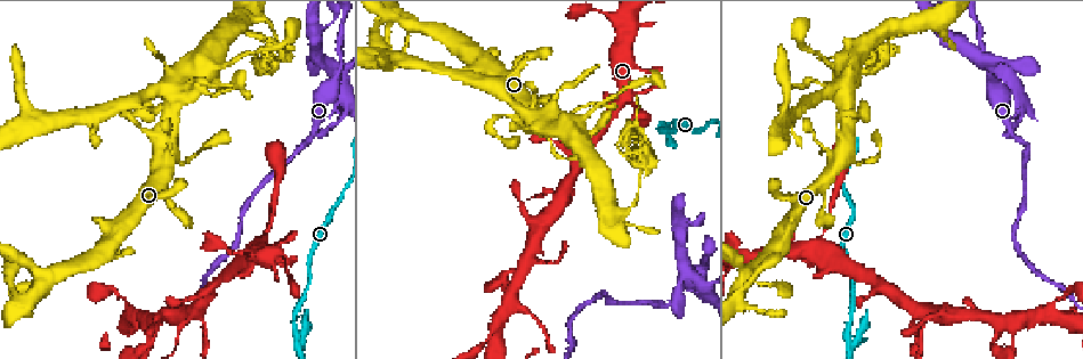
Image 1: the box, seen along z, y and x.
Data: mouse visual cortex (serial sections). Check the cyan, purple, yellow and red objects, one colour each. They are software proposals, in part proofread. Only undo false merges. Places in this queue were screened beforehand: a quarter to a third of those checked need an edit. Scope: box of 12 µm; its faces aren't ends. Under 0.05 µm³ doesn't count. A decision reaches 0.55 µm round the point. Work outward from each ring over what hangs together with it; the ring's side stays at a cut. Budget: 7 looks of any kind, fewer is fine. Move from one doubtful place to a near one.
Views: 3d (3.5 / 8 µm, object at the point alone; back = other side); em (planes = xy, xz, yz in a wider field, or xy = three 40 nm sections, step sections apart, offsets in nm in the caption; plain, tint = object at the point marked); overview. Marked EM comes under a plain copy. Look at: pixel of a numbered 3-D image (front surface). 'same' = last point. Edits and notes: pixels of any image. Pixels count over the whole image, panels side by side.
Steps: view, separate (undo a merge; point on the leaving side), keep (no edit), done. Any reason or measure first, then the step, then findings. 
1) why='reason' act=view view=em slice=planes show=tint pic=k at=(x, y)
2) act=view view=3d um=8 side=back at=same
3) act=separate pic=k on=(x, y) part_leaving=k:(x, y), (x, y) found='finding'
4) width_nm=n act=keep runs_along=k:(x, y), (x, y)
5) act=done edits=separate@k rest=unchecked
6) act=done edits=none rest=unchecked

why='sharp bend' act=view view=3d um=3.5 pic=1 at=(621, 214)

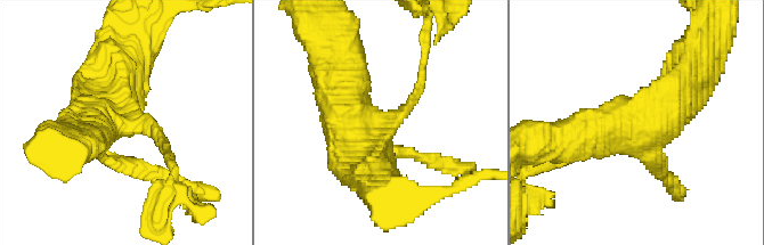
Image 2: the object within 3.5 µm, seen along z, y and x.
why='now the EM' act=view view=em slice=xy step=3 show=tint pic=2 at=(379, 120)

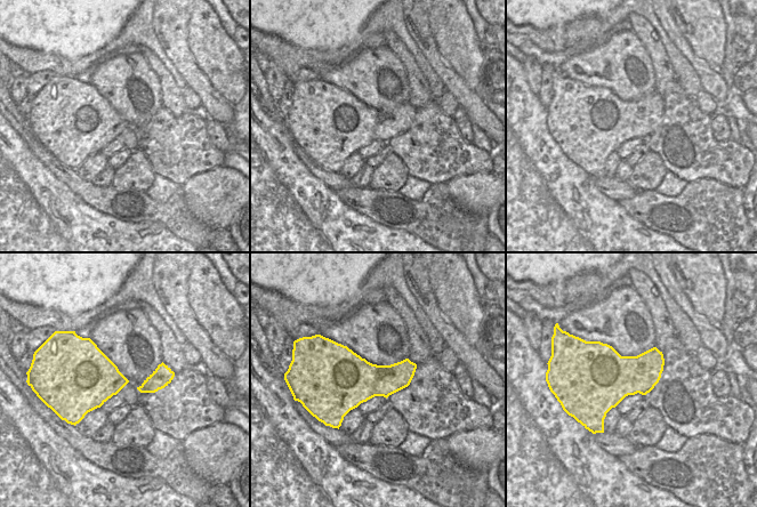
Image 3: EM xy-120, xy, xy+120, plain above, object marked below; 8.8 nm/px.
act=separate pic=2 on=(424, 55) found='two cells meet here'

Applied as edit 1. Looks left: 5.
act=view view=overview

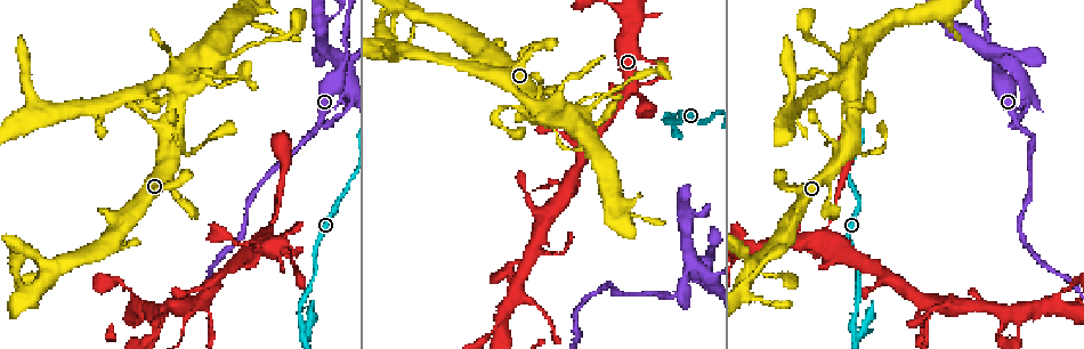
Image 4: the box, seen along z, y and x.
why='sudden change in width' act=view view=3d um=8 pic=4 at=(272, 227)

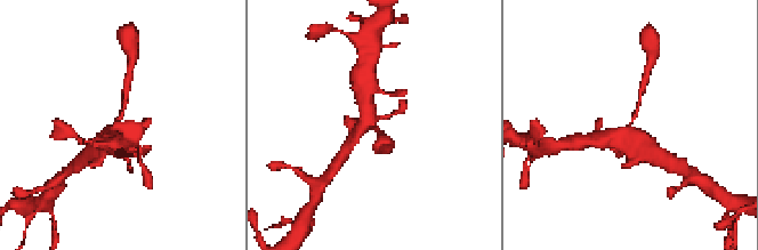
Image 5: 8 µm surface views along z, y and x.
arm_widths_nm=150,500 why='shape alone is not enough' act=view view=em slice=planes show=tint pic=5 at=(118, 119)

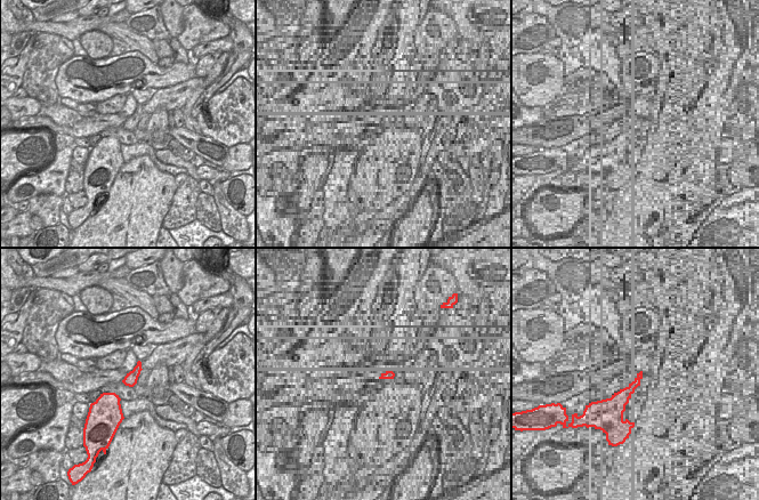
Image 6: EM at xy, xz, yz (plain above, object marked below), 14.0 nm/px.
act=keep runs_along=5:(607, 138), (622, 137), (640, 93) found='continuous, no second cell'

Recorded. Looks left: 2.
act=done edits=separate@2 rest=unchecked

